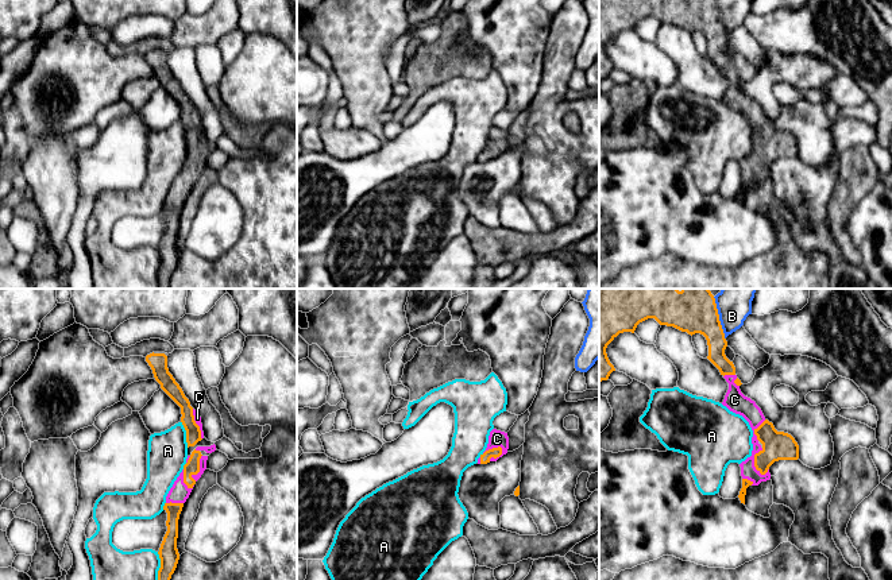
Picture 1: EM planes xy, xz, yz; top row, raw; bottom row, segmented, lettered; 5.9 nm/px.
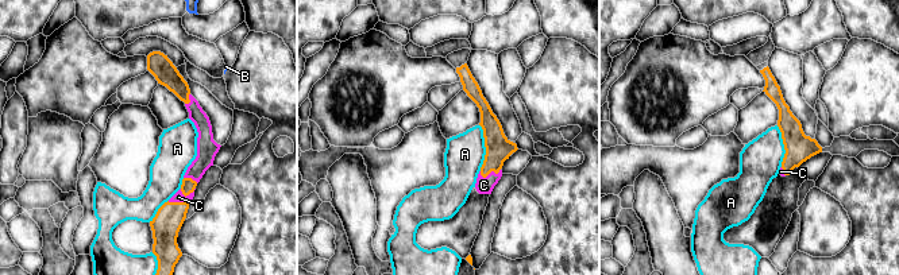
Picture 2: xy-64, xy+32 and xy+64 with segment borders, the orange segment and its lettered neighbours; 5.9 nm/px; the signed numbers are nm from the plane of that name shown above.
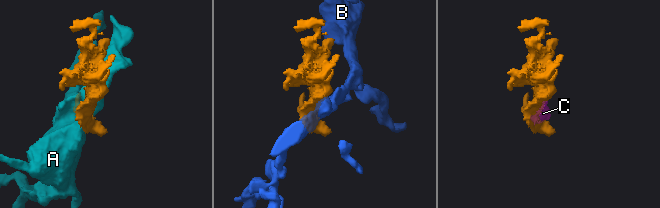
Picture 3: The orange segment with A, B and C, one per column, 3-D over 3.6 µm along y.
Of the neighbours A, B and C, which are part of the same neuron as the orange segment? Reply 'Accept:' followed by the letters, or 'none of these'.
Accept: C

